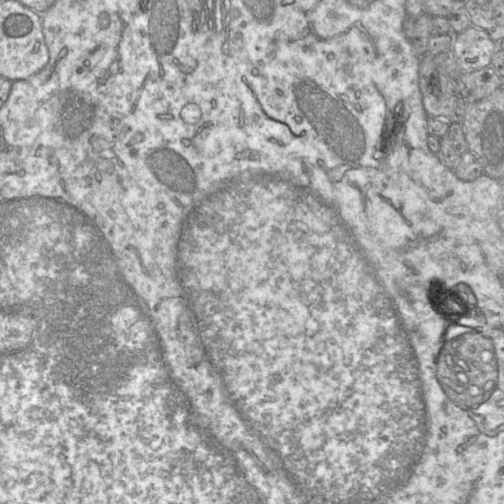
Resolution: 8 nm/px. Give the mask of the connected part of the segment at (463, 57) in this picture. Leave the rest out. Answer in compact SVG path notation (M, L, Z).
M473 25L454 34L452 51L463 73L490 67L497 49L498 43L485 30Z

